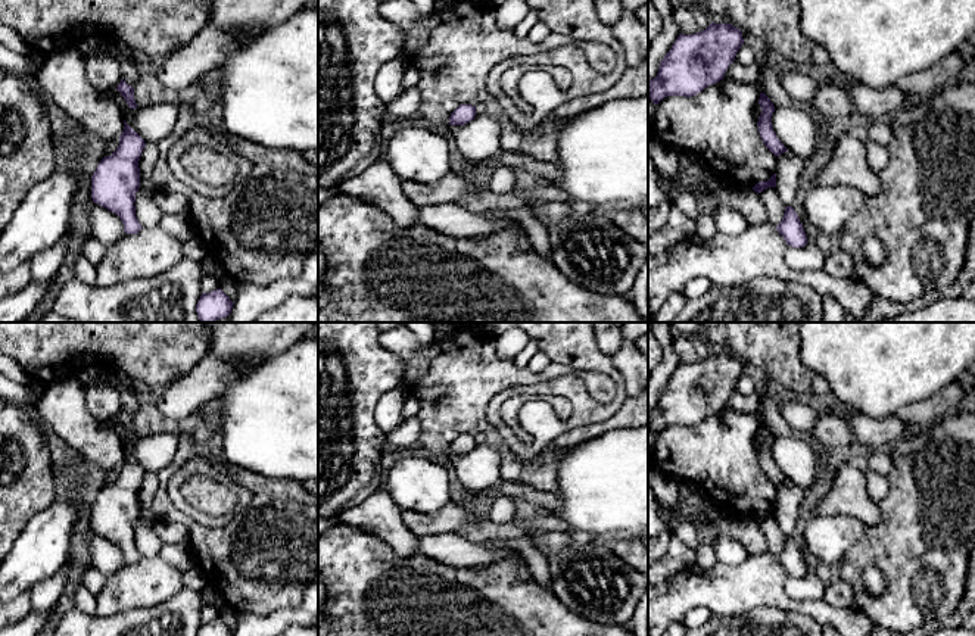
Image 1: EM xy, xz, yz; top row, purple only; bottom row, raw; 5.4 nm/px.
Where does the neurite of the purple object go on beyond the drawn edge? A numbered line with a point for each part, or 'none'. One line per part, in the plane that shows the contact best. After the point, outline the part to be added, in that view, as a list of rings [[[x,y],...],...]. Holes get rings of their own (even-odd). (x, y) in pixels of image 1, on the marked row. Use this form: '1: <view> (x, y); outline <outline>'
none

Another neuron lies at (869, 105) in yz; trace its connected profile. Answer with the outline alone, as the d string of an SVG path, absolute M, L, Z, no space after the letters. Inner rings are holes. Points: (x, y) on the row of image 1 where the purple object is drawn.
M854 84L850 88L850 99L854 107L854 119L865 119L867 122L879 121L885 115L895 115L910 105L906 94L895 85L887 90L873 90Z

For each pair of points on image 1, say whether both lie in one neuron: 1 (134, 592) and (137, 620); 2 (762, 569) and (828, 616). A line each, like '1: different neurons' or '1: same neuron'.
1: different neurons
2: same neuron

